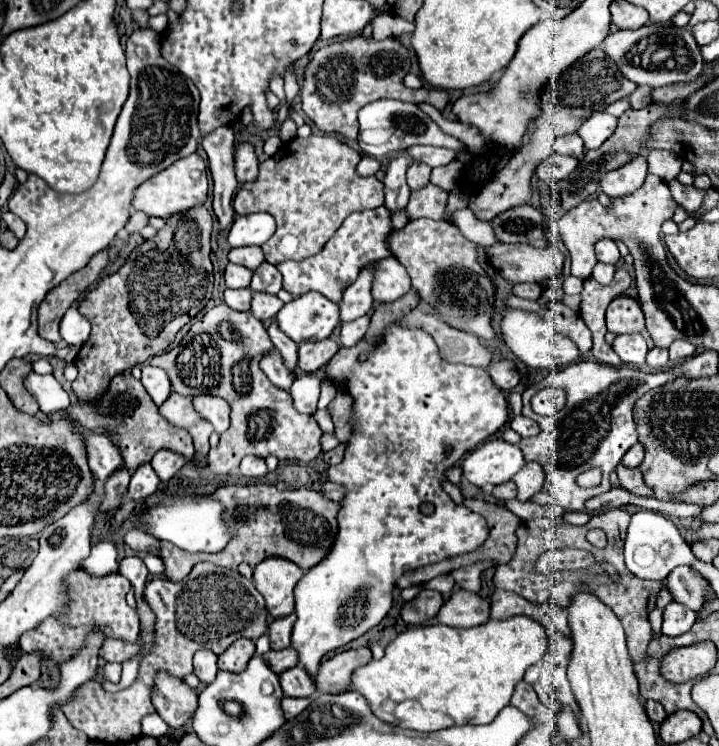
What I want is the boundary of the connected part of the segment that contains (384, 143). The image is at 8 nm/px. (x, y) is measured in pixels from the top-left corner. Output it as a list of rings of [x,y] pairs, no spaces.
[[[379,99],[369,105],[365,105],[359,111],[359,147],[363,153],[371,157],[383,157],[391,151],[401,151],[407,145],[437,145],[437,147],[447,147],[447,149],[463,149],[463,143],[451,135],[445,135],[437,123],[425,115],[417,105],[405,103],[405,101],[395,101],[395,99]]]

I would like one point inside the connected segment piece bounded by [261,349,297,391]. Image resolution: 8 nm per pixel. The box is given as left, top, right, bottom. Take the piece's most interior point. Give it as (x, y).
(273, 366)

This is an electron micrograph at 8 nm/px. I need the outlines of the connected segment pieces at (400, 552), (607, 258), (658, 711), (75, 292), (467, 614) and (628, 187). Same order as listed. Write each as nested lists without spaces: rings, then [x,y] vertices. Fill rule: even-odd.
[[[389,323],[373,341],[363,337],[363,341],[351,349],[341,347],[325,367],[325,379],[341,385],[341,389],[353,397],[353,433],[347,441],[343,461],[325,471],[327,481],[345,487],[331,553],[327,553],[319,565],[311,567],[295,587],[297,621],[291,647],[297,649],[299,663],[311,677],[317,675],[323,655],[345,647],[381,623],[393,605],[395,581],[403,573],[471,553],[483,545],[487,539],[487,523],[479,513],[455,505],[443,491],[443,481],[447,481],[447,469],[495,435],[509,419],[507,399],[485,369],[443,361],[431,335],[401,323]],[[359,353],[367,353],[367,359],[359,361]]]
[[[599,239],[595,243],[595,253],[597,253],[597,261],[601,261],[601,263],[615,265],[619,261],[619,249],[613,239]]]
[[[647,701],[647,703],[645,703],[645,709],[647,709],[647,715],[649,715],[649,719],[651,719],[653,723],[663,723],[663,719],[667,717],[663,705],[659,705],[657,701]]]
[[[109,249],[99,251],[95,257],[91,257],[91,261],[83,269],[79,269],[77,273],[67,277],[63,283],[59,283],[59,287],[55,287],[47,293],[47,297],[39,305],[39,335],[41,337],[45,337],[53,343],[61,341],[59,321],[63,319],[65,311],[79,301],[81,293],[87,293],[87,289],[93,283],[97,283],[101,271],[109,263],[107,251]]]
[[[455,589],[451,597],[439,609],[437,621],[453,627],[475,627],[489,619],[491,605],[479,593],[467,589]]]
[[[639,155],[627,165],[605,173],[601,179],[601,189],[609,199],[619,199],[627,193],[635,193],[637,189],[641,189],[645,175],[647,175],[647,161],[643,155]]]

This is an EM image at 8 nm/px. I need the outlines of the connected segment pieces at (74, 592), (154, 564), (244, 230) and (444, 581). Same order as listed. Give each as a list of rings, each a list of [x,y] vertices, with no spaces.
[[[77,569],[67,577],[67,583],[71,587],[71,607],[61,617],[49,617],[45,619],[39,629],[33,629],[25,633],[19,641],[19,647],[25,653],[41,653],[43,659],[53,663],[65,663],[69,661],[79,649],[83,649],[83,641],[87,639],[89,631],[103,631],[105,637],[115,637],[123,641],[137,641],[139,637],[139,625],[137,625],[137,613],[131,609],[125,601],[125,595],[131,587],[129,579],[125,579],[121,573],[111,573],[105,577],[91,577],[85,569]]]
[[[135,551],[135,555],[139,559],[143,559],[143,563],[147,565],[149,573],[157,575],[157,573],[163,573],[163,561],[157,557],[157,555],[151,555],[151,553],[145,553],[145,551]]]
[[[267,213],[239,215],[227,233],[227,243],[231,247],[263,245],[275,233],[275,219]]]
[[[439,575],[439,577],[431,579],[431,581],[427,581],[423,587],[425,587],[425,589],[433,589],[433,591],[439,591],[439,593],[447,595],[447,593],[451,593],[451,591],[455,589],[455,581],[453,581],[453,577],[451,577],[451,575]]]

